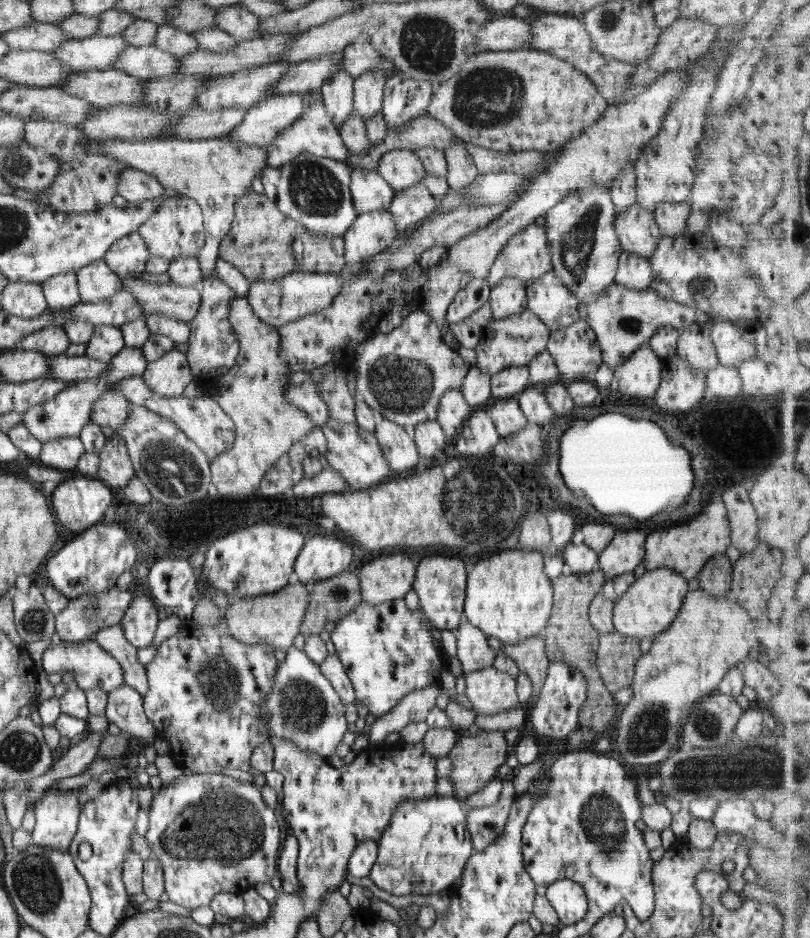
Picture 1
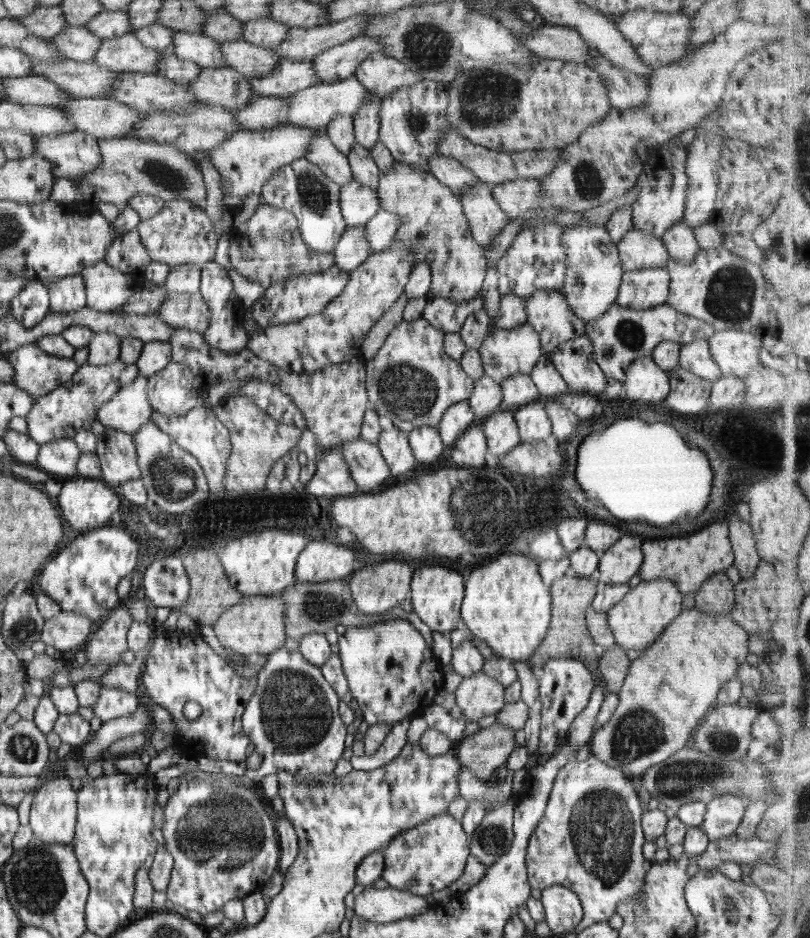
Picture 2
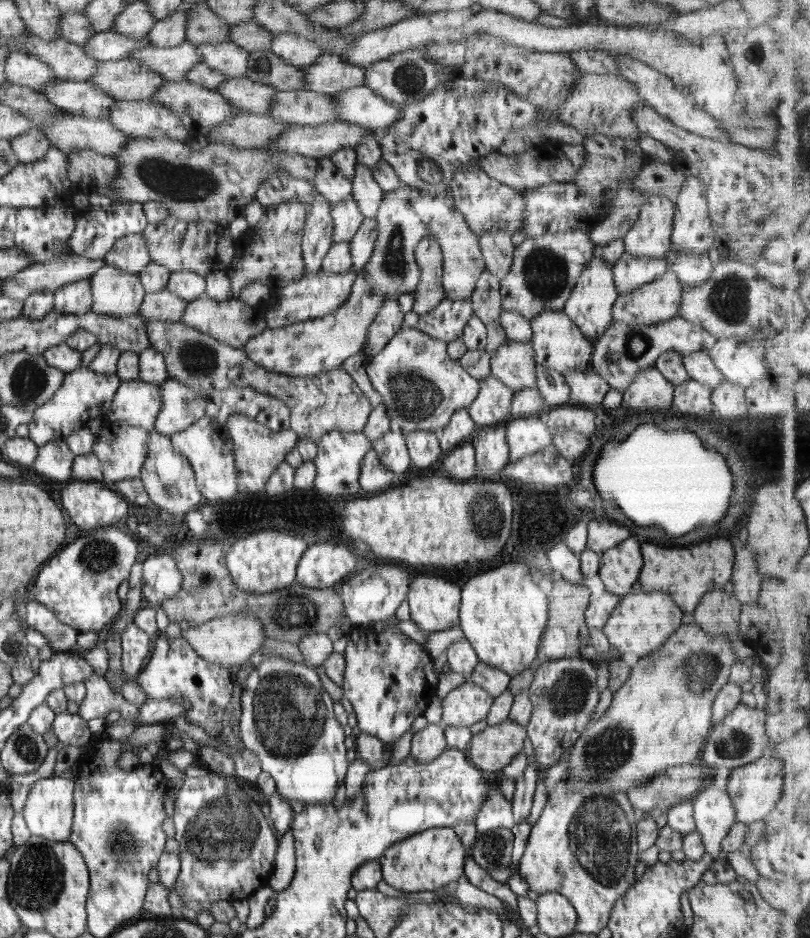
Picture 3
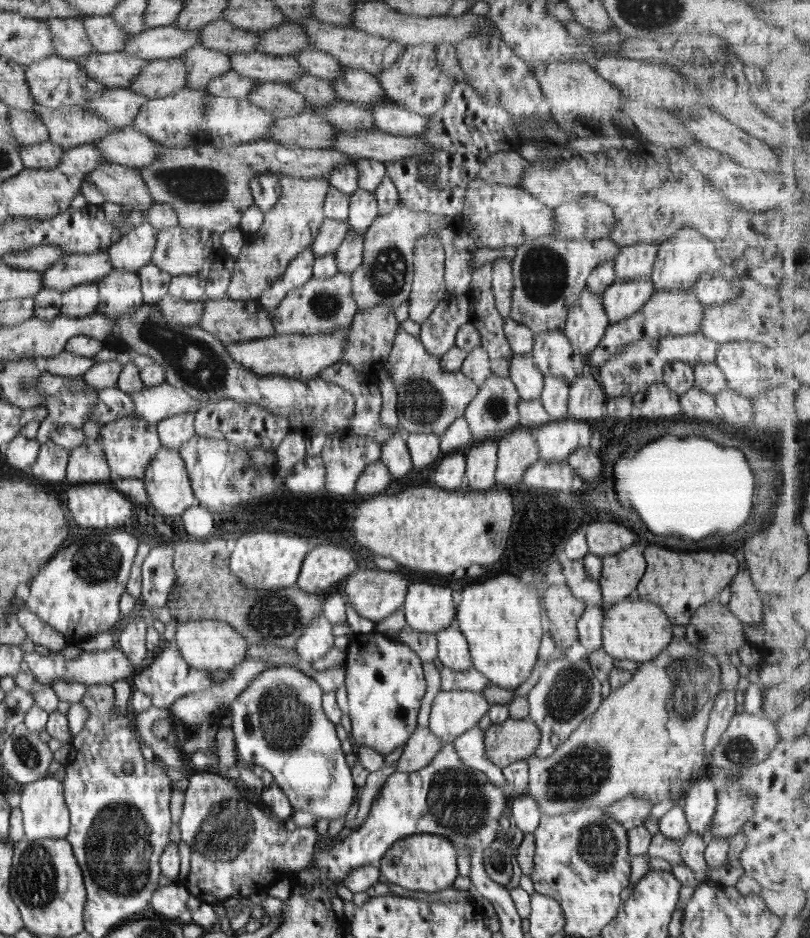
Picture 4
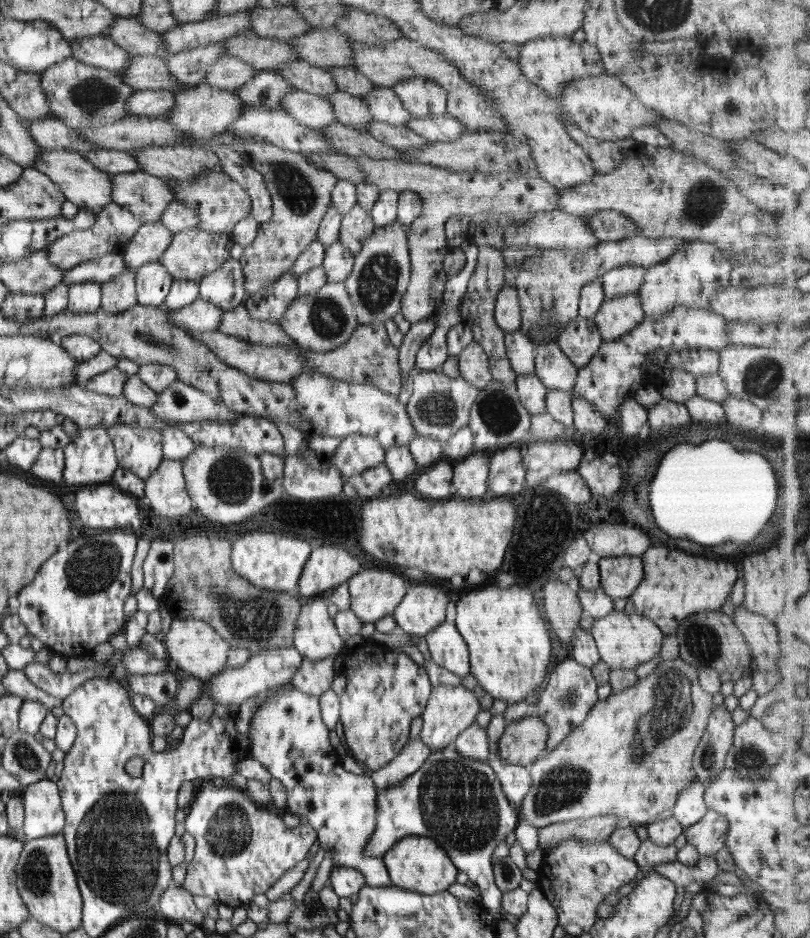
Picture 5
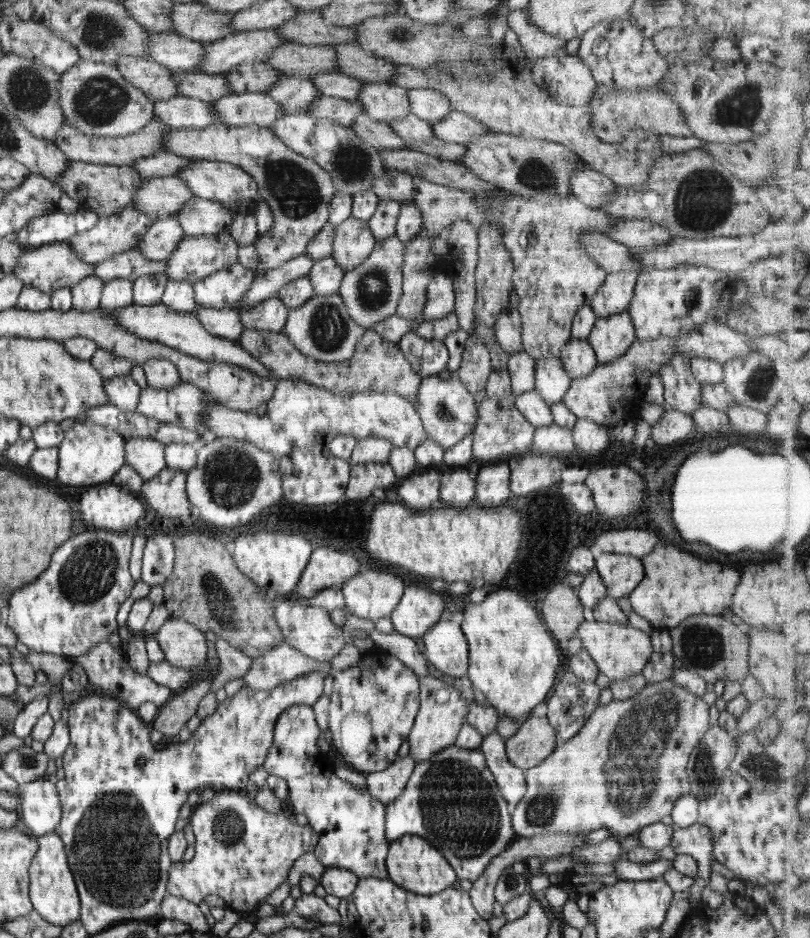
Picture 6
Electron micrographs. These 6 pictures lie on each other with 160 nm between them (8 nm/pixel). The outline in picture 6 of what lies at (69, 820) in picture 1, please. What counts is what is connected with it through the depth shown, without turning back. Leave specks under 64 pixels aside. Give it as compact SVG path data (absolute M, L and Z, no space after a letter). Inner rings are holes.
M47 777L21 784L18 796L21 798L19 814L22 816L22 824L30 830L30 835L39 837L51 833L60 824L62 811L57 786L48 781Z

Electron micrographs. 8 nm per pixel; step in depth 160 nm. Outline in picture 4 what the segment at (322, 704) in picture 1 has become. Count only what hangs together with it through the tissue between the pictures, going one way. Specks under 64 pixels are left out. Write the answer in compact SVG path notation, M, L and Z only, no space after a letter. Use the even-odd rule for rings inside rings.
M275 667L261 672L229 709L232 712L235 745L238 758L258 764L272 773L273 782L289 798L292 808L310 812L318 819L336 820L346 816L356 798L356 784L351 768L346 763L341 741L336 736L335 724L328 720L323 711L323 690L308 674L300 673L292 667Z

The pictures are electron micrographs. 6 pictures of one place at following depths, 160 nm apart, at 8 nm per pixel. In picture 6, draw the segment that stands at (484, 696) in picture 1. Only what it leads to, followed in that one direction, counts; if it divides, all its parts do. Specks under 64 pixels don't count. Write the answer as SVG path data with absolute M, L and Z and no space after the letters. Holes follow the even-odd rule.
M436 674L419 676L419 685L420 706L407 738L410 744L409 756L417 763L428 760L430 756L454 745L460 727L467 722L466 715L469 711L462 693L454 685L438 679Z

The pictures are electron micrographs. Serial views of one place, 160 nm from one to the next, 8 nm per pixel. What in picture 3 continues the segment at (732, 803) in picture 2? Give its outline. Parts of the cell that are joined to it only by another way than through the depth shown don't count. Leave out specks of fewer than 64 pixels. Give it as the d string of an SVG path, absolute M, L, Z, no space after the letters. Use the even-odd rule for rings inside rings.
M704 785L692 798L695 830L703 838L705 852L713 858L721 854L721 842L736 823L731 797L714 785Z

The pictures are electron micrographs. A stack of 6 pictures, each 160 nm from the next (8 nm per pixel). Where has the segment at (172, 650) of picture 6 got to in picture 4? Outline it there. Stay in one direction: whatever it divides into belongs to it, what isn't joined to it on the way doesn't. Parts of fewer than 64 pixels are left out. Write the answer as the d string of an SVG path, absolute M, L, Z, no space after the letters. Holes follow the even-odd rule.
M203 619L176 623L176 639L184 660L198 670L232 670L239 662L248 658L249 643L225 621Z

